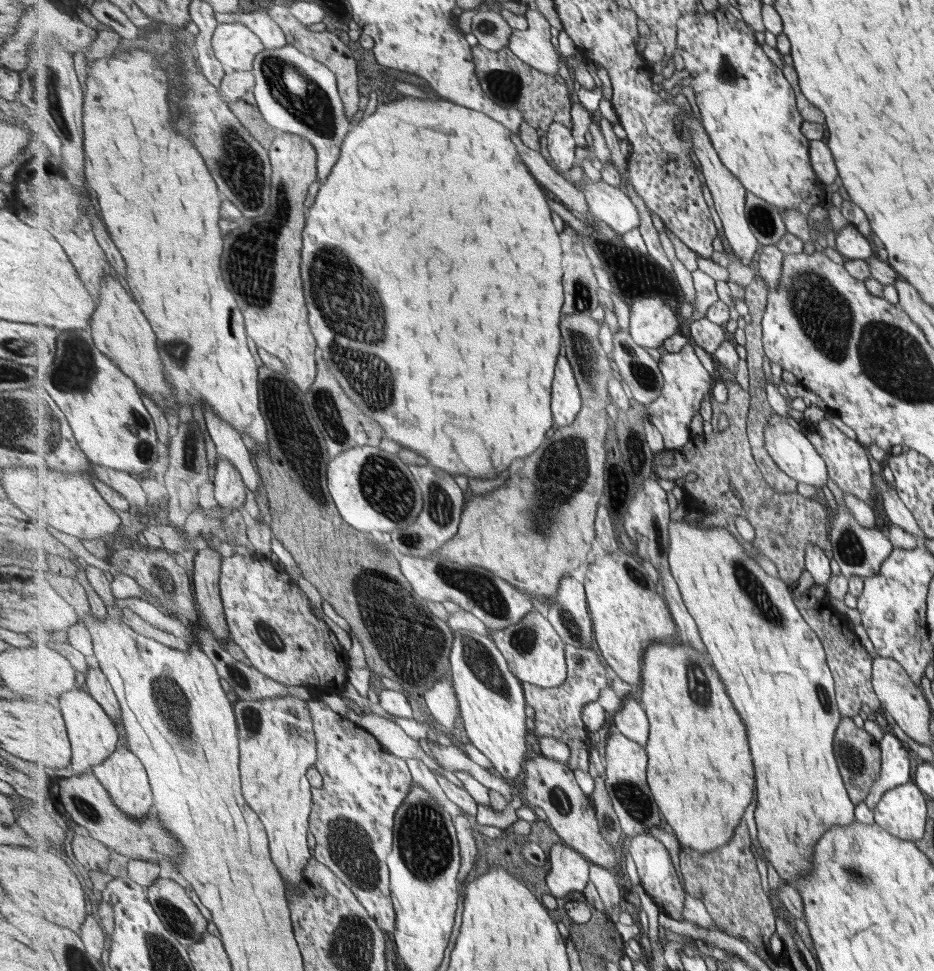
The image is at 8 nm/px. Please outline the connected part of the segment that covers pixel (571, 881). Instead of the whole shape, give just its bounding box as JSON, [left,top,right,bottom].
[546,843,591,898]

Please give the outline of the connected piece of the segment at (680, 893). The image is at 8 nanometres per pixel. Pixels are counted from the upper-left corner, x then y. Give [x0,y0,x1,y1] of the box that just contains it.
[623,833,687,921]

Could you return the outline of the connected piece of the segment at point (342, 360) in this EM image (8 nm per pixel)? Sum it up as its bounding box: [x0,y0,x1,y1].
[303,96,565,479]

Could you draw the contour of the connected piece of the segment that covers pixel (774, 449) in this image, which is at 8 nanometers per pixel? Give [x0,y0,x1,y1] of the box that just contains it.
[766,414,829,488]

